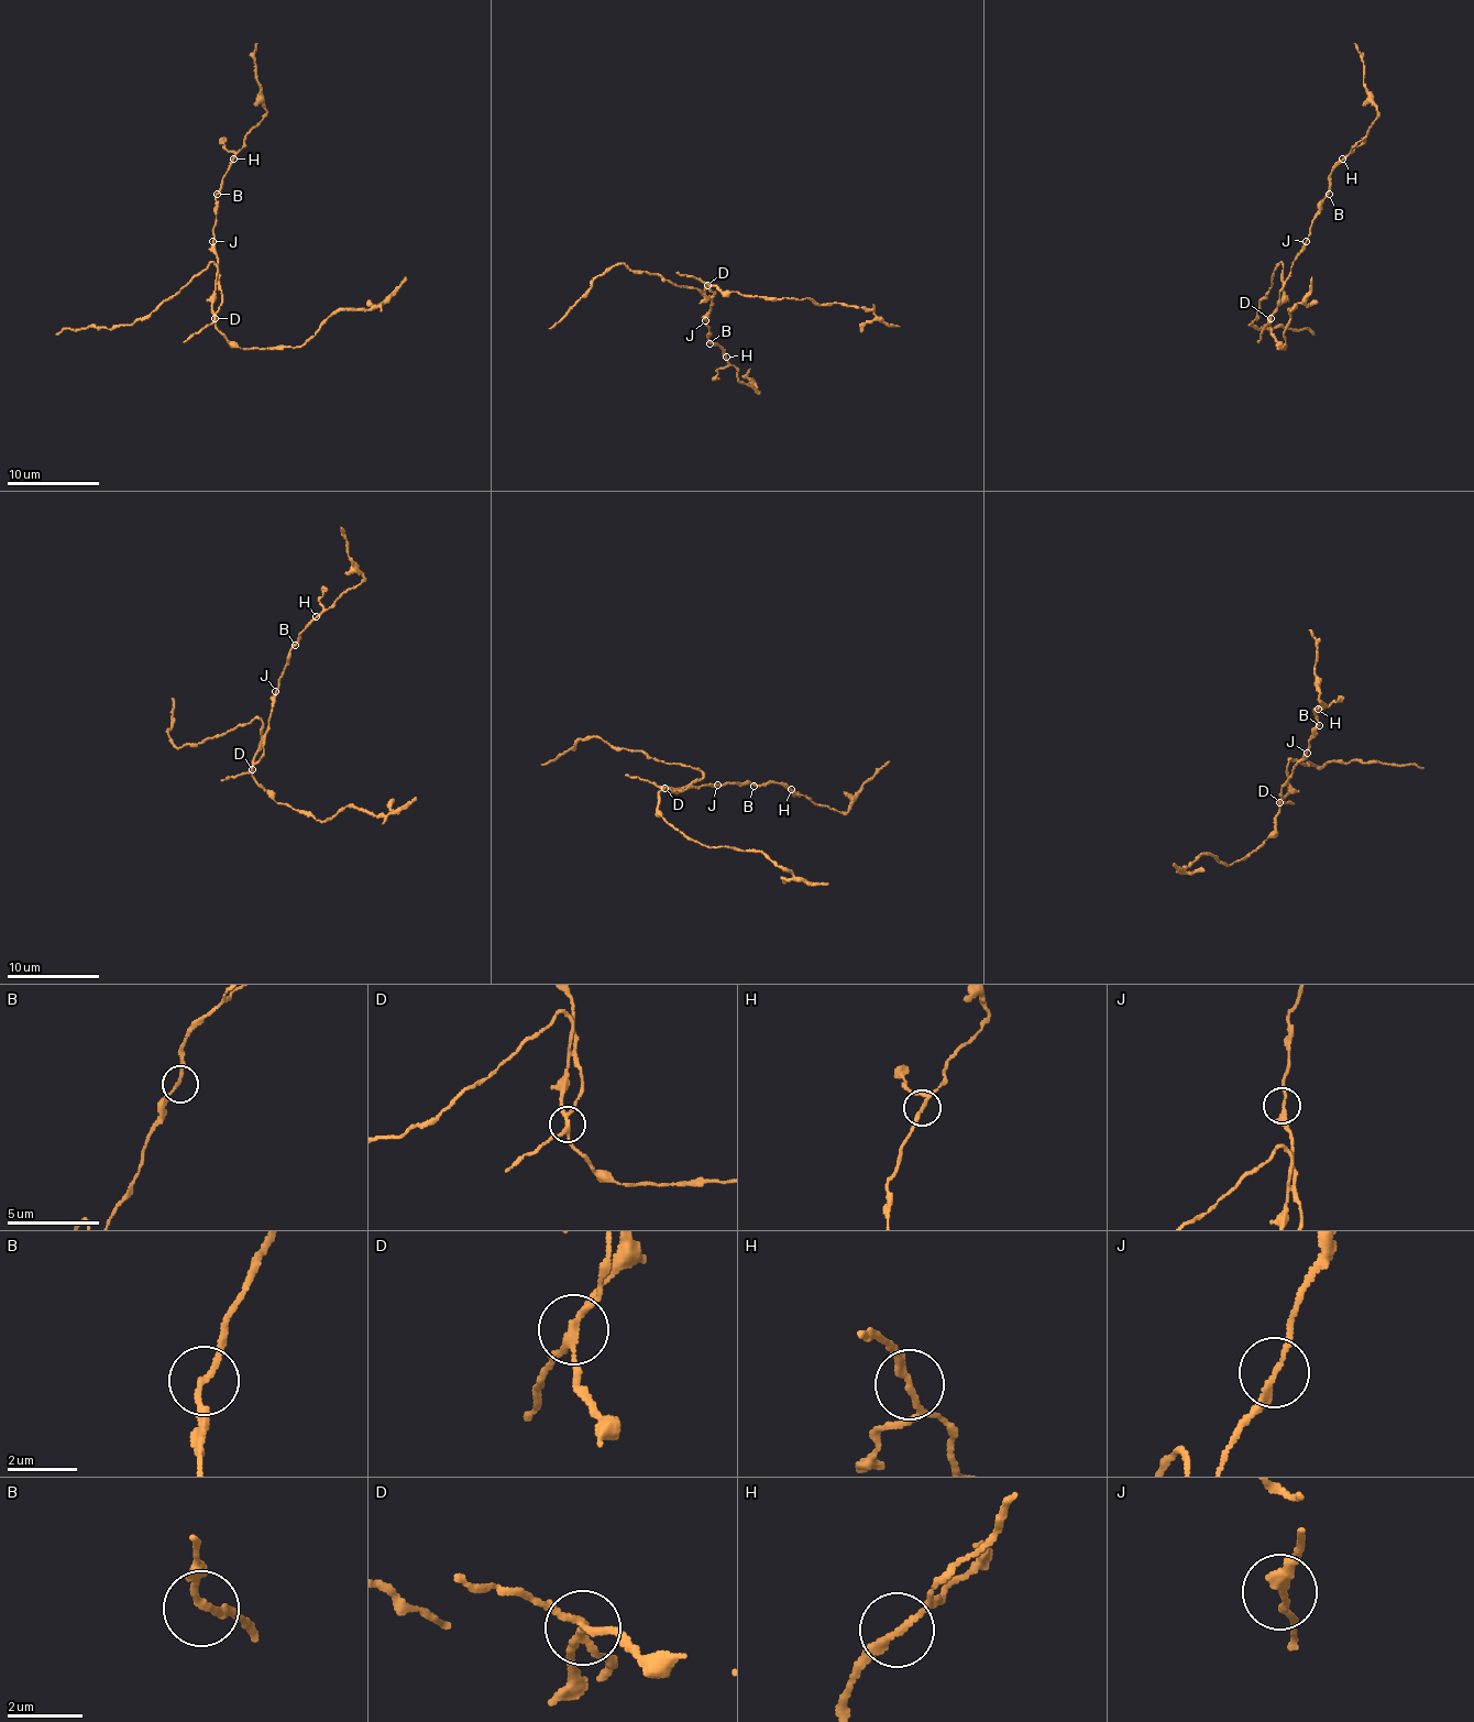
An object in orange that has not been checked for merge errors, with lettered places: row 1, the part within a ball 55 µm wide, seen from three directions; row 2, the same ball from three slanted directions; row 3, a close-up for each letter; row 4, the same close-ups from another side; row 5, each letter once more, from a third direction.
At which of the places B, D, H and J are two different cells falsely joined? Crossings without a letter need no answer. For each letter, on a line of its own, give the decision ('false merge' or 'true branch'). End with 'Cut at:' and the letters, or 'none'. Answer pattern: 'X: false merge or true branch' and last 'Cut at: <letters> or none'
B: true branch
D: false merge
H: false merge
J: true branch
Cut at: D, H

